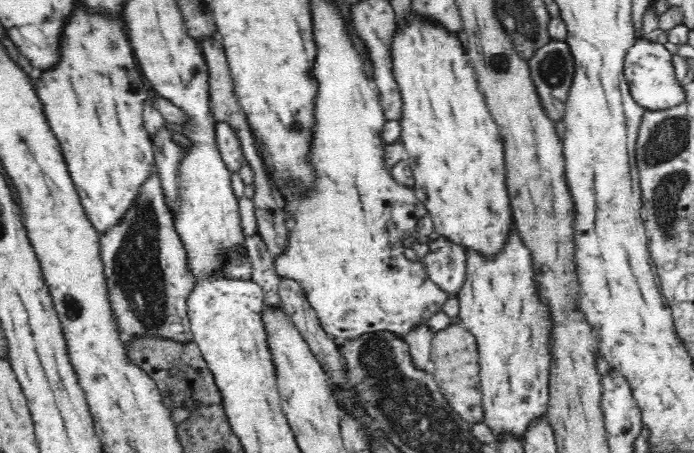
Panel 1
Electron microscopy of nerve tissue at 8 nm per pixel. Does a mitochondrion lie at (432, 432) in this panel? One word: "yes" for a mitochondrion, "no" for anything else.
yes

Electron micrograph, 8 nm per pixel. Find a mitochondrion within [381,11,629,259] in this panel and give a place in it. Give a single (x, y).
(553, 70)

